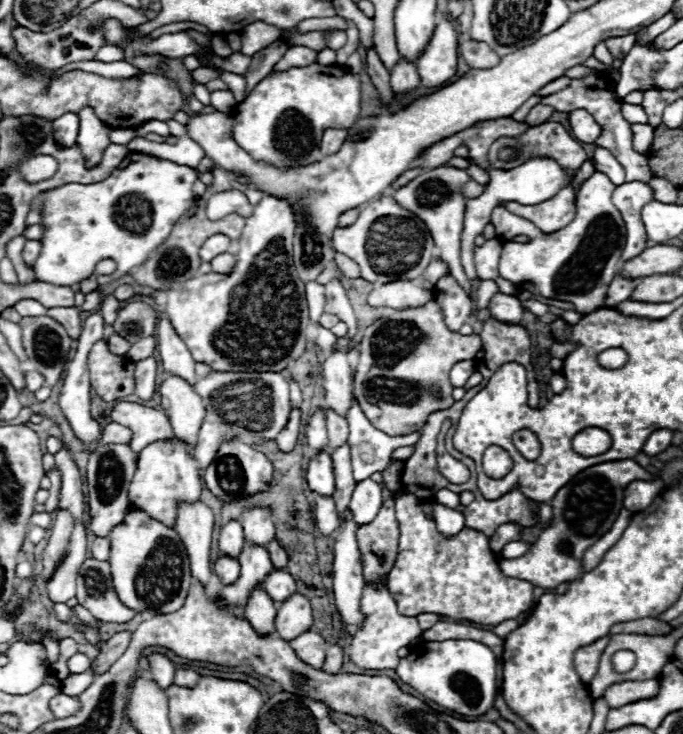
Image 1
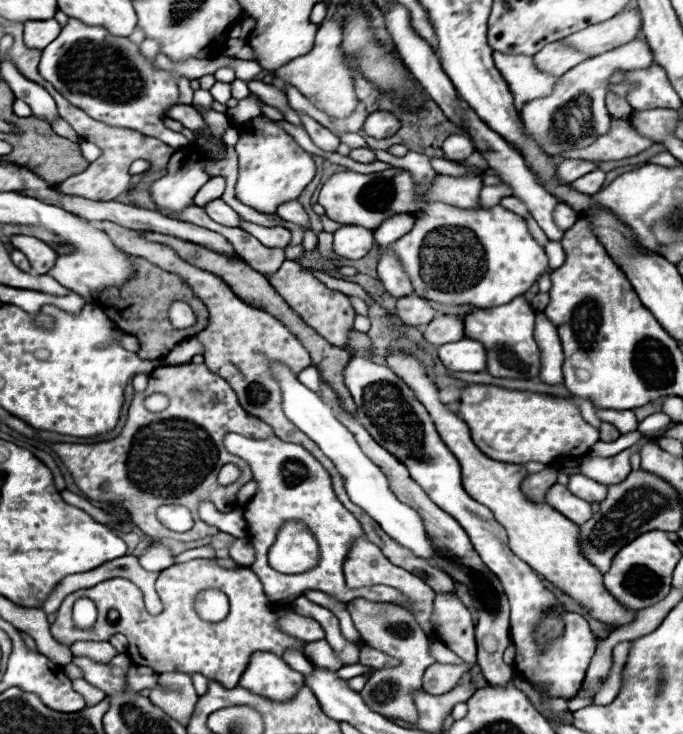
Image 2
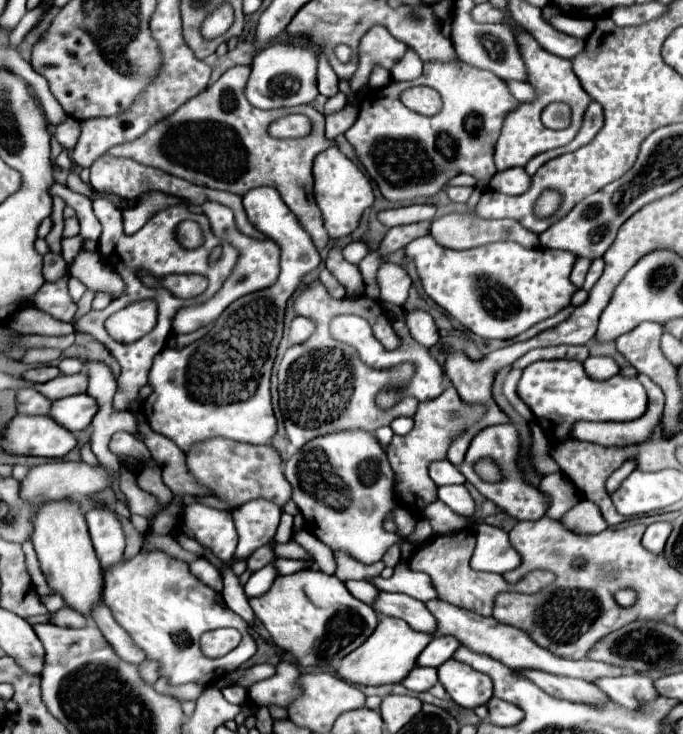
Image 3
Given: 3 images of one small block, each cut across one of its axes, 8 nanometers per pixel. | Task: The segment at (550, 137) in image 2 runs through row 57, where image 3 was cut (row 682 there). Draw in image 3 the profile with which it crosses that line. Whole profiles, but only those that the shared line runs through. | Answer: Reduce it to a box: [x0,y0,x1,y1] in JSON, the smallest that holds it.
[596,674,658,710]

